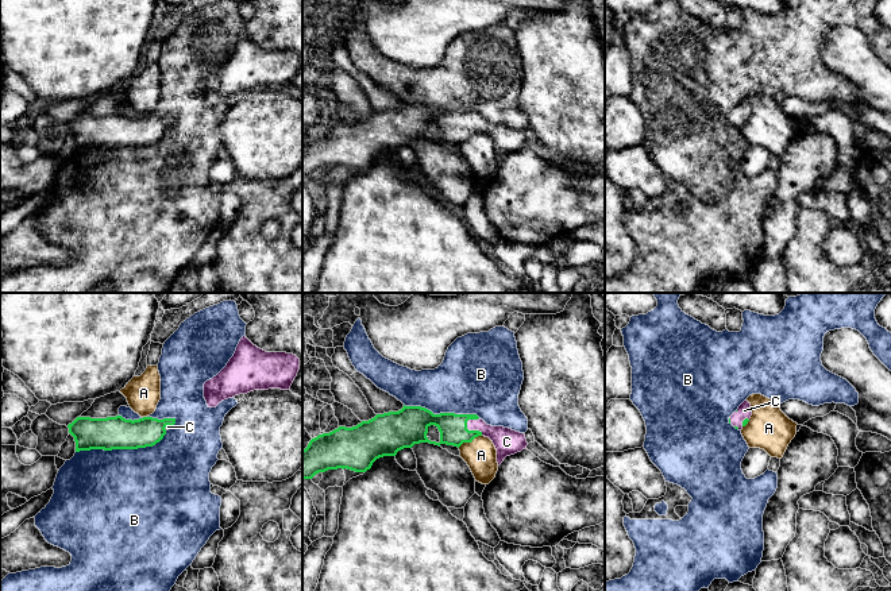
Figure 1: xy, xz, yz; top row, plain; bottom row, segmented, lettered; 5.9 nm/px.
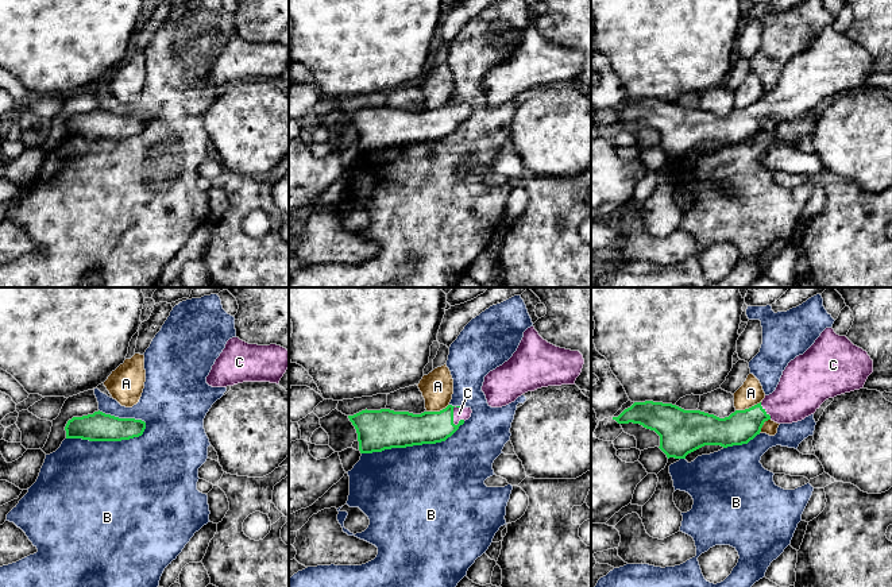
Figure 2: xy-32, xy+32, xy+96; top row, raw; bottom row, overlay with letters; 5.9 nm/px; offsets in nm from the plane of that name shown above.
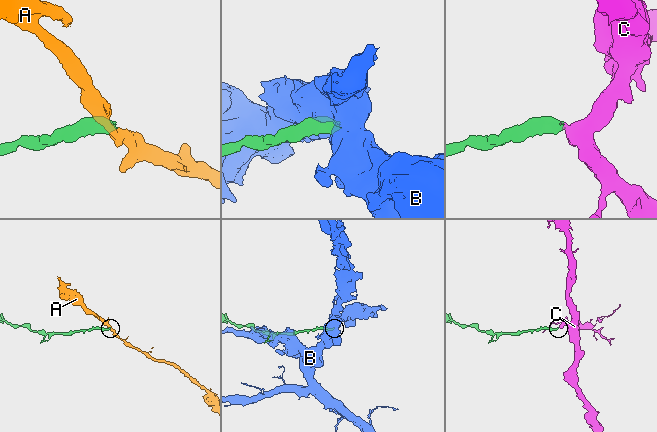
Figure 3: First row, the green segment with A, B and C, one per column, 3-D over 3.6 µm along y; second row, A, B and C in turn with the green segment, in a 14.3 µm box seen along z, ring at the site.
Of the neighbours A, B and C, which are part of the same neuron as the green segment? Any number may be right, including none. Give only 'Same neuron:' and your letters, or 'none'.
Same neuron: C

